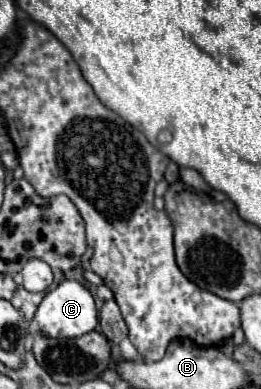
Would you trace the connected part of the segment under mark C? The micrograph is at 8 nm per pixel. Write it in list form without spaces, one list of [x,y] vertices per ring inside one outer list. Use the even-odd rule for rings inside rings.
[[[62,281],[56,289],[48,291],[46,297],[42,299],[42,303],[36,309],[34,321],[38,325],[38,329],[46,335],[46,337],[64,337],[64,339],[74,339],[80,335],[86,335],[90,331],[96,329],[98,325],[98,311],[94,305],[94,297],[90,295],[90,291],[86,287],[82,287],[76,281]]]

